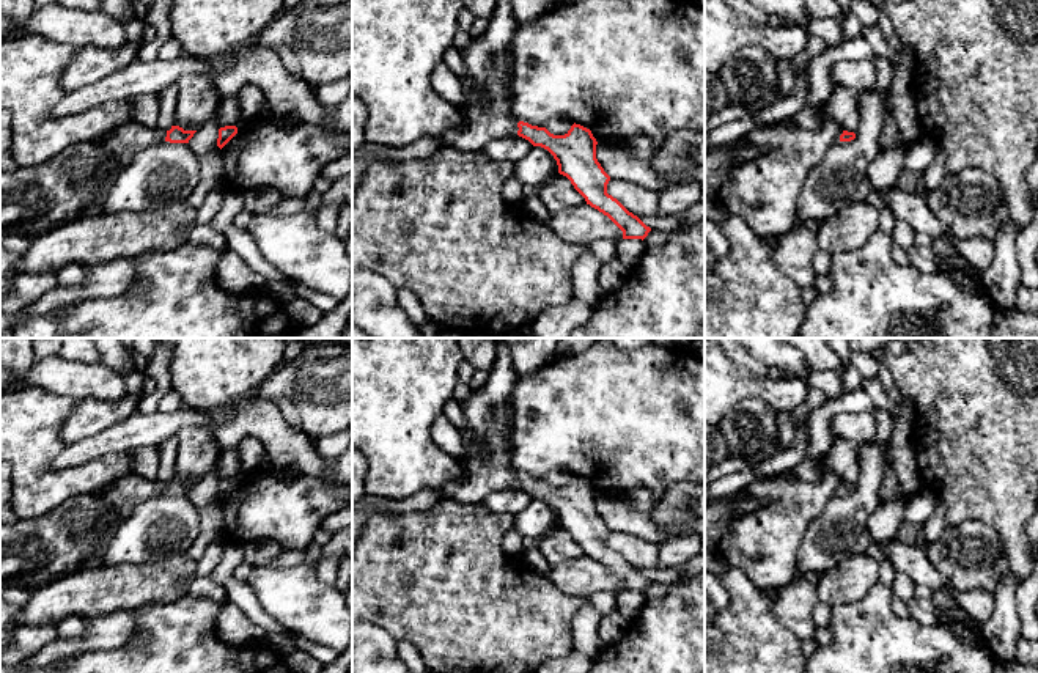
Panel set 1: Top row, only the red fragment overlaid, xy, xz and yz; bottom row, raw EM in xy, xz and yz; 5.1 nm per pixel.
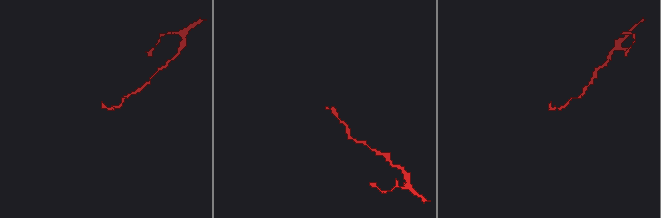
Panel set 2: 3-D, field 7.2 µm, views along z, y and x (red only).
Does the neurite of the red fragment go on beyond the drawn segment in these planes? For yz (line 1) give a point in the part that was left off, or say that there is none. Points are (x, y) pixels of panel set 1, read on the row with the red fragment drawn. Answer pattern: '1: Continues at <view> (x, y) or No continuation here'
1: No continuation here

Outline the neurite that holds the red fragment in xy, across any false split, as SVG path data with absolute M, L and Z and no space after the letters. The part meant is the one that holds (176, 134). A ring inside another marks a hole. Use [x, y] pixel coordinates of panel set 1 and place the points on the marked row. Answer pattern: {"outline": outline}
{"outline": "M127 121L98 142L68 146L39 167L0 171L0 233L24 233L31 239L71 220L102 215L110 187L140 151L164 142L189 143L195 132L179 126L165 132Z"}

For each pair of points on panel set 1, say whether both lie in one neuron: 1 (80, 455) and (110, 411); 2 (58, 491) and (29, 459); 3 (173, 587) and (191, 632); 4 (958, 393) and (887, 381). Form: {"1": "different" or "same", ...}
{"1": "different", "2": "same", "3": "different", "4": "different"}

